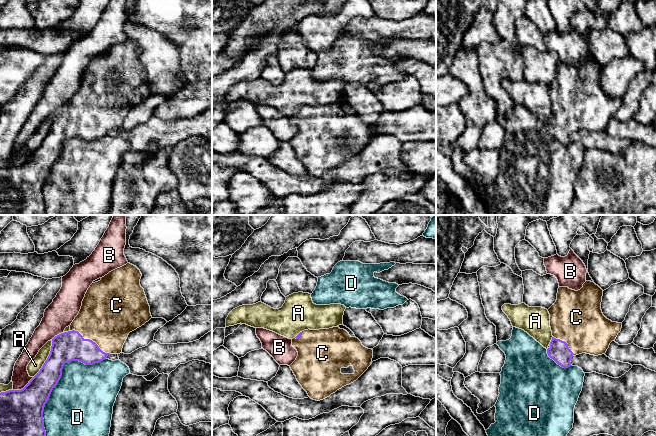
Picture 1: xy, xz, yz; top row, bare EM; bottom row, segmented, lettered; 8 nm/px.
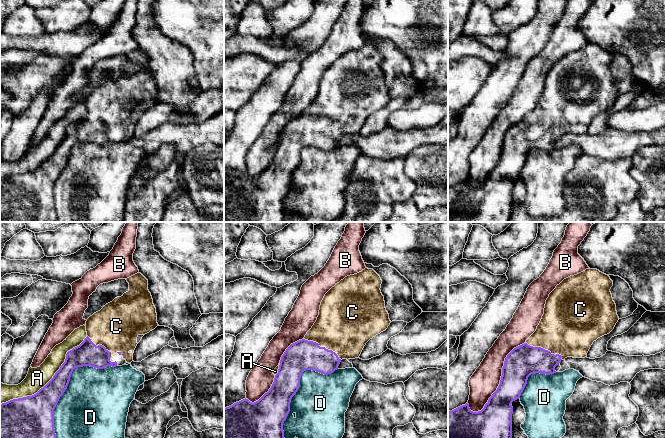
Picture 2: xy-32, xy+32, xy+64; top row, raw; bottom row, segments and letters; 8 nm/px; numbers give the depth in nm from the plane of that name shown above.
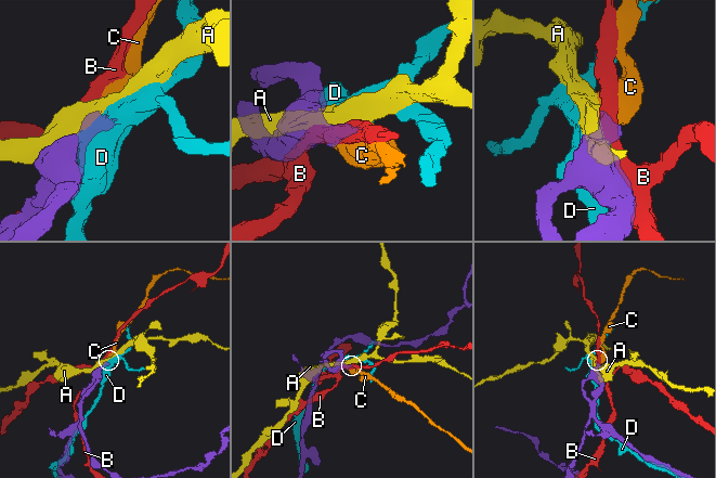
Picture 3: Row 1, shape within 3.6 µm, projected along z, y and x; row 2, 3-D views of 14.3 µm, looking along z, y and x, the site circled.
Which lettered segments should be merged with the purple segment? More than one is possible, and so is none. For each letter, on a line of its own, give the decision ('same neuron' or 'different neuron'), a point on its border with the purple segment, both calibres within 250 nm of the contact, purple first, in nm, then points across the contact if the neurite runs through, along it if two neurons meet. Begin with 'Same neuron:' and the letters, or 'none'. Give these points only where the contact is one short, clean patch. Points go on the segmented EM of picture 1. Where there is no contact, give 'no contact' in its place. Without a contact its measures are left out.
Same neuron: C
A: different neuron | xy (47, 359) | 240/100 nm
B: different neuron | xy (23, 388) | 360/140 nm
C: same neuron | xy (89, 339) | 240/440 nm
D: different neuron | xy (59, 379) | 220/500 nm

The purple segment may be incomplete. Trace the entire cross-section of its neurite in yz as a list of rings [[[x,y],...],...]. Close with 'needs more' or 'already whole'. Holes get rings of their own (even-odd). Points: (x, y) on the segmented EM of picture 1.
[[[586,281],[578,291],[568,287],[558,288],[557,300],[548,309],[553,337],[547,354],[561,367],[572,366],[572,357],[582,353],[594,356],[605,354],[621,331],[622,323],[612,322],[603,315],[602,296],[603,290],[591,281]]]; needs more

